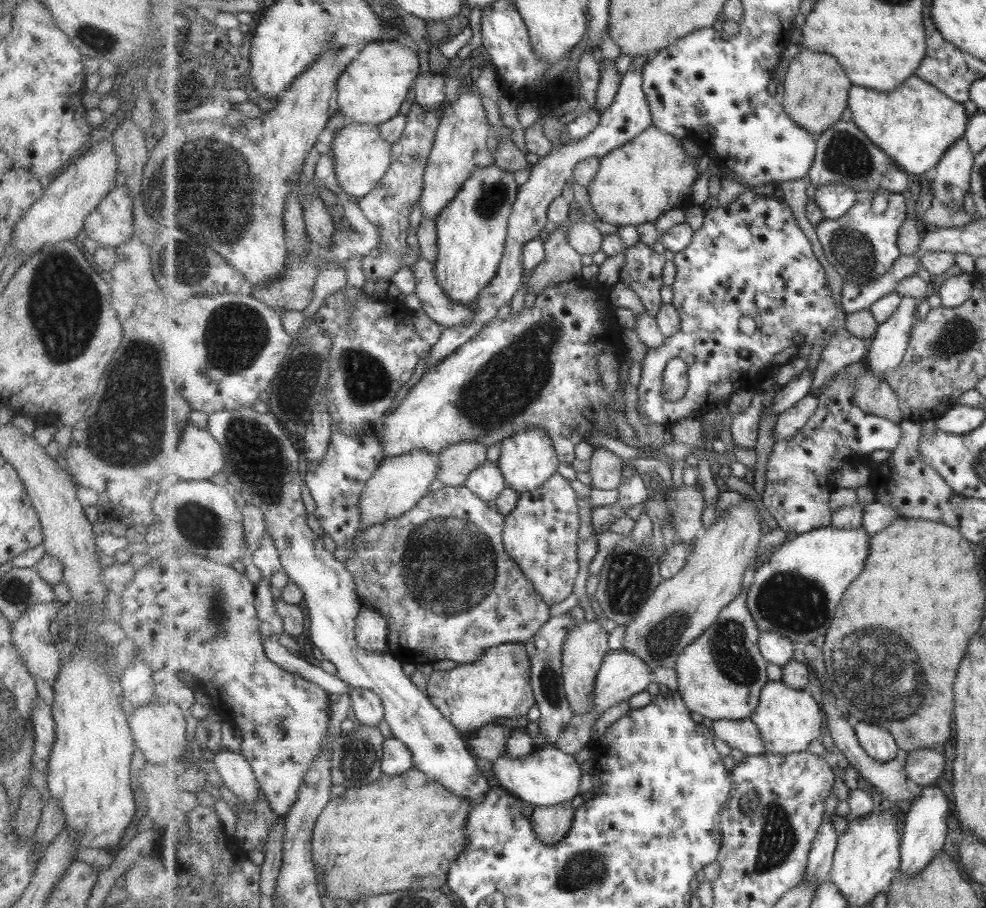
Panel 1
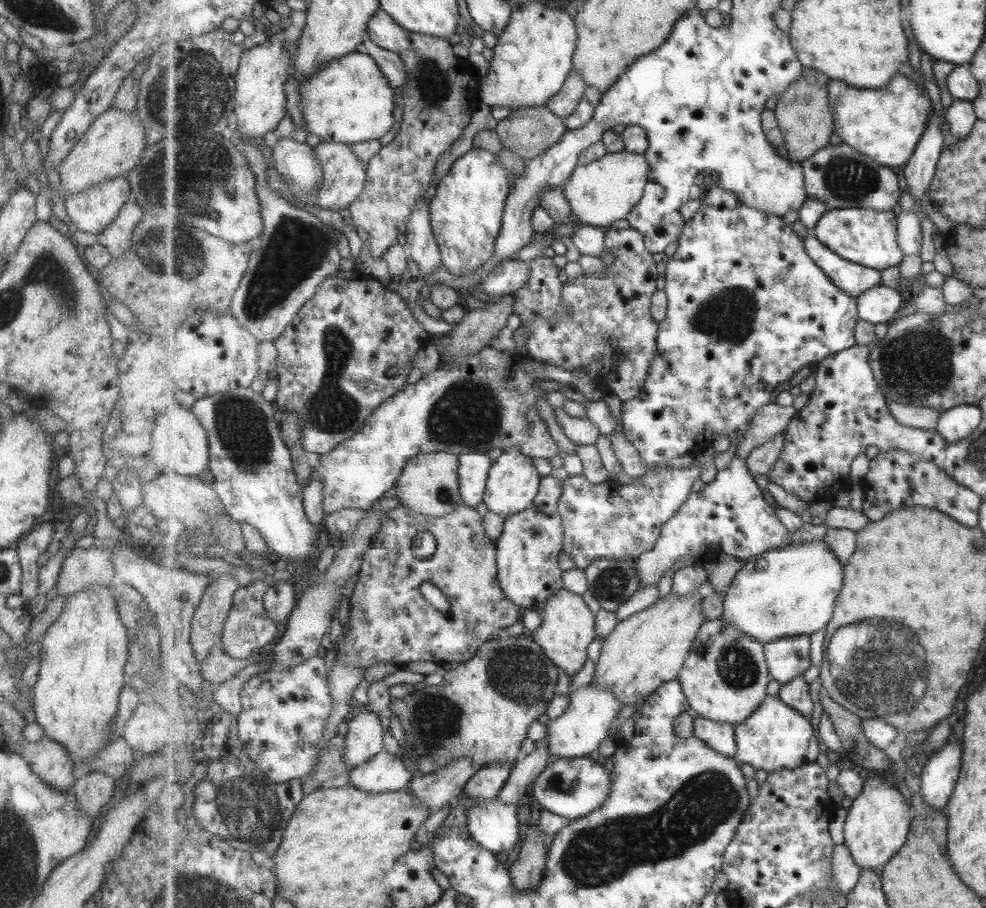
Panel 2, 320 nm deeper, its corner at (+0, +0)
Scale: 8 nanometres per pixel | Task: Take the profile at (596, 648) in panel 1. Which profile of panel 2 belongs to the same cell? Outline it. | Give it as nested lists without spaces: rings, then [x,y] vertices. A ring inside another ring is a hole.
[[[565,587],[550,594],[544,607],[538,611],[542,623],[535,629],[533,640],[541,647],[559,668],[562,674],[573,675],[587,662],[587,648],[597,638],[596,617],[585,604],[582,595],[575,594]]]

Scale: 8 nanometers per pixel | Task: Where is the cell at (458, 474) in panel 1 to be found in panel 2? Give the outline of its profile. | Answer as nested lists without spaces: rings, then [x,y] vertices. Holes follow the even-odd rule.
[[[449,452],[420,454],[409,459],[397,479],[394,495],[403,507],[429,517],[443,518],[465,504],[460,491],[460,458]]]

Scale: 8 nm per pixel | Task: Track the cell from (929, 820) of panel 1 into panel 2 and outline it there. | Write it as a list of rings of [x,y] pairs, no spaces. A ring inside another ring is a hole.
[[[964,740],[946,742],[942,749],[927,759],[921,774],[920,793],[936,809],[947,808],[955,792],[964,764]]]

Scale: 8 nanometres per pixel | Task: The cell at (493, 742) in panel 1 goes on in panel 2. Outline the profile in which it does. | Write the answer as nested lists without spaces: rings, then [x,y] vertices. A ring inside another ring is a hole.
[[[468,756],[458,758],[436,773],[424,776],[419,774],[409,781],[407,792],[417,796],[422,804],[430,808],[434,816],[445,806],[459,802],[459,795],[476,772],[475,765]]]

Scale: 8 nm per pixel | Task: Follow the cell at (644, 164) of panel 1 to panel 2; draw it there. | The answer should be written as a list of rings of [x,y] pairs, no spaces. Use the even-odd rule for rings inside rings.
[[[627,150],[608,153],[589,165],[577,166],[563,189],[578,222],[608,229],[617,220],[625,221],[644,195],[650,169],[645,155]]]

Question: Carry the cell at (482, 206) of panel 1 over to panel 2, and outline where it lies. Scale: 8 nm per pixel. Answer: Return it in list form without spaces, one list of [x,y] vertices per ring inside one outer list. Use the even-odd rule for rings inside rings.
[[[475,146],[439,180],[436,194],[430,200],[431,224],[442,252],[443,267],[451,274],[473,274],[495,254],[509,188],[509,172],[500,156]]]

